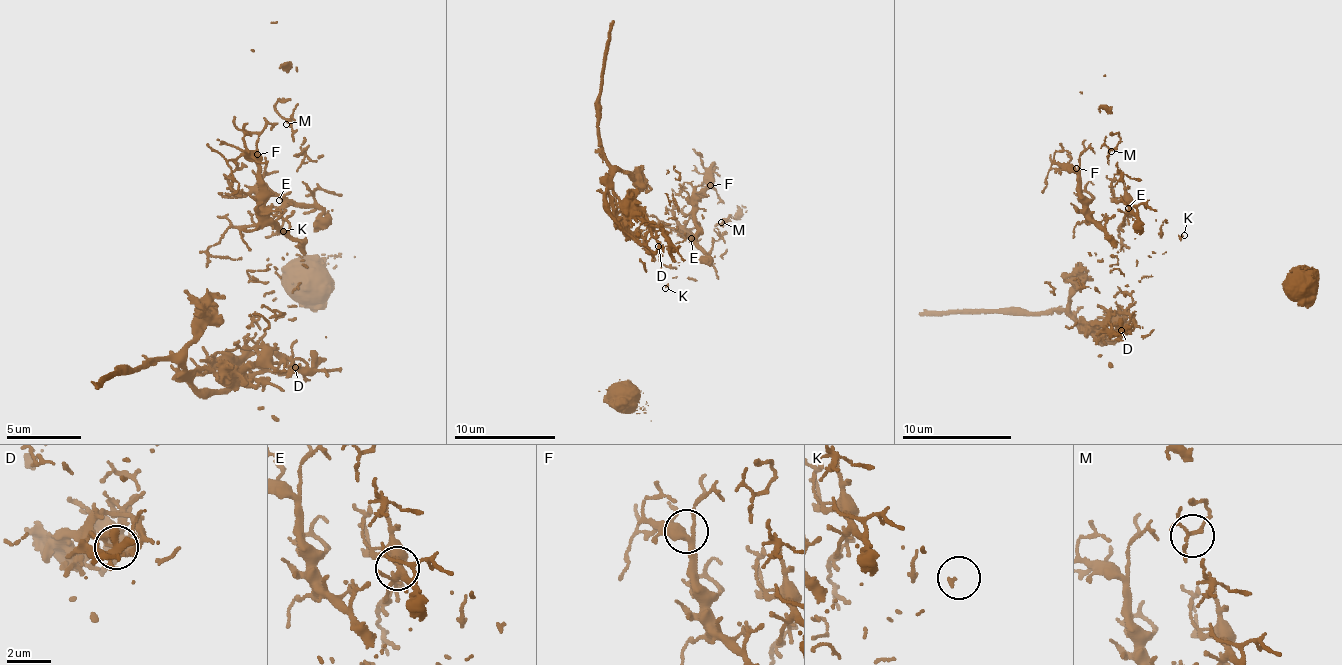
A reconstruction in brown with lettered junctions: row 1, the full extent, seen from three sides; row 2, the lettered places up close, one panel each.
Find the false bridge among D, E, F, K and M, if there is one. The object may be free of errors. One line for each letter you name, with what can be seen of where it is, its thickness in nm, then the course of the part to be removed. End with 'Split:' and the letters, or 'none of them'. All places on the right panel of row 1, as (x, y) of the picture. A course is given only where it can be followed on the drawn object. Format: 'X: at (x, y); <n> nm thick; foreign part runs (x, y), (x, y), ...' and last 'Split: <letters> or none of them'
D: at (1121, 330); 180 nm thick; foreign part runs (1120, 329), (1104, 324), (1097, 328), (1074, 322), (1067, 313), (1057, 311), (927, 310), (919, 316)
Split: D

